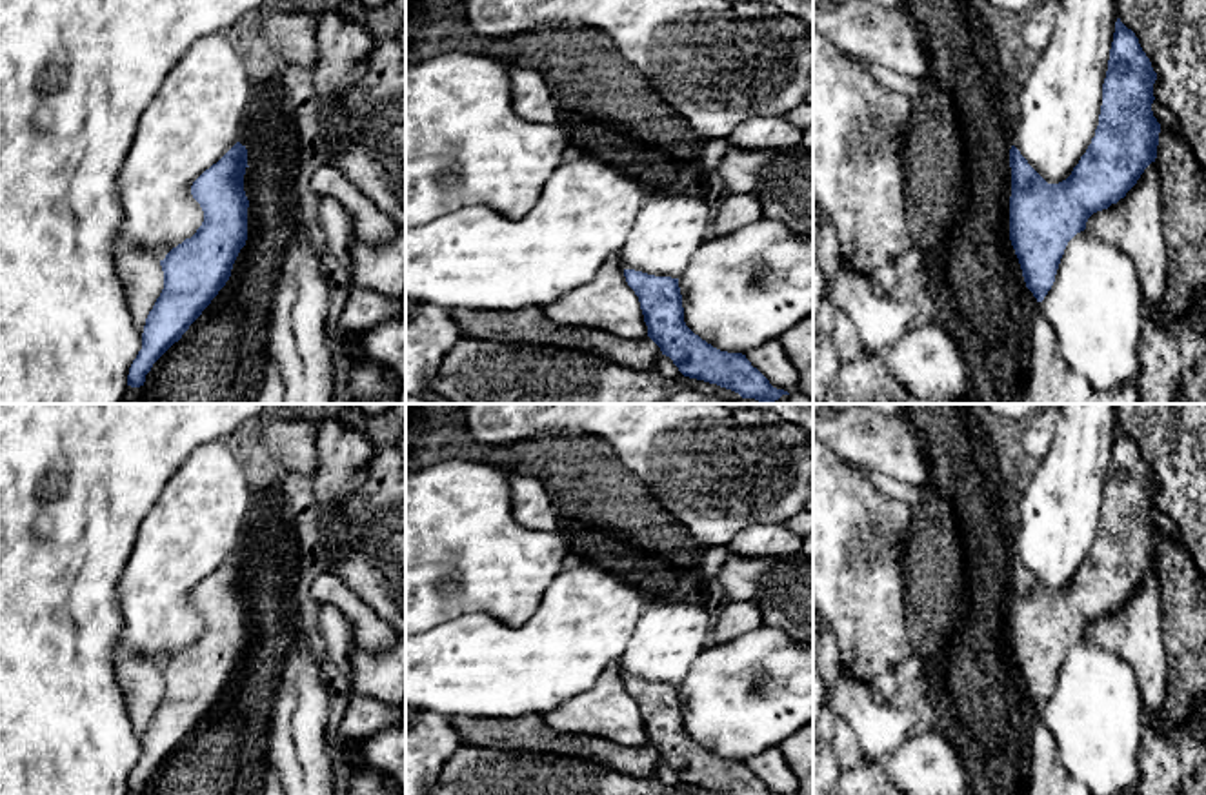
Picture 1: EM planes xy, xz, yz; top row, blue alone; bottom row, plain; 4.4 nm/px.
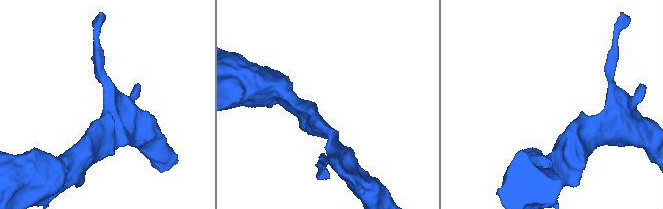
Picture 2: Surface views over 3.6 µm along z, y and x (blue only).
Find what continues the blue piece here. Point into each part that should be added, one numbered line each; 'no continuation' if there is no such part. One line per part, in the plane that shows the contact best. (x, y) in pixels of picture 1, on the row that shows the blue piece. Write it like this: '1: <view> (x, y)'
no continuation

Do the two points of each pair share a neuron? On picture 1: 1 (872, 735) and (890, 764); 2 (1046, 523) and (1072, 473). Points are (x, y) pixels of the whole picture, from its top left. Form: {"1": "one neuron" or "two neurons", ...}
{"1": "two neurons", "2": "one neuron"}

